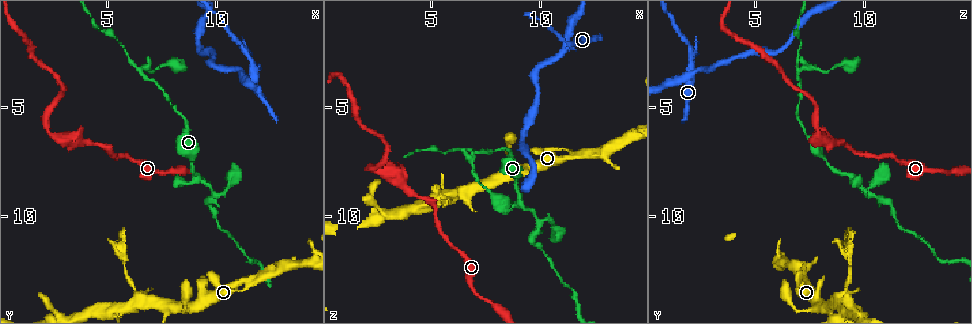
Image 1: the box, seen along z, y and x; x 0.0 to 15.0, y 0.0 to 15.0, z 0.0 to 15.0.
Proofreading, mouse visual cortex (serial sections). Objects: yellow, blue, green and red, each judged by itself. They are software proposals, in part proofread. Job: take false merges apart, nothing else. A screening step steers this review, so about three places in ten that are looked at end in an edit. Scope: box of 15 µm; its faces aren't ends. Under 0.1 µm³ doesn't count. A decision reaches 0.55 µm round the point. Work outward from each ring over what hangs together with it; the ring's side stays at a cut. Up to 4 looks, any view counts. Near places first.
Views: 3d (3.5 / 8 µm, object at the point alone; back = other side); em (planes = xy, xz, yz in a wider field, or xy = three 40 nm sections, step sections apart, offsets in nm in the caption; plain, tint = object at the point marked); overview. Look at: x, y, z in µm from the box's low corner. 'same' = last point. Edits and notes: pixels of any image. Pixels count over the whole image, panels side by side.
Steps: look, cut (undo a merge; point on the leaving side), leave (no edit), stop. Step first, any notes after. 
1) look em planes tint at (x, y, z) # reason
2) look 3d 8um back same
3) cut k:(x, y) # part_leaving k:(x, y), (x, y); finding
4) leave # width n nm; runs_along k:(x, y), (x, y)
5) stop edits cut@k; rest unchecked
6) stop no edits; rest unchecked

look 3d 8um at (5.8, 12.3, 9.3) # thin neck

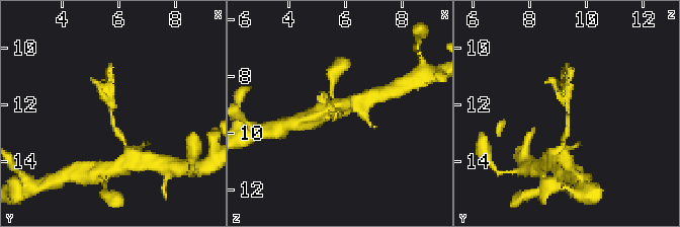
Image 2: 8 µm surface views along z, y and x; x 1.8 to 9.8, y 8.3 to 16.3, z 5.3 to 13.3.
look em xy step 5 tint at (5.7, 12.3, 9.4) # need the tissue

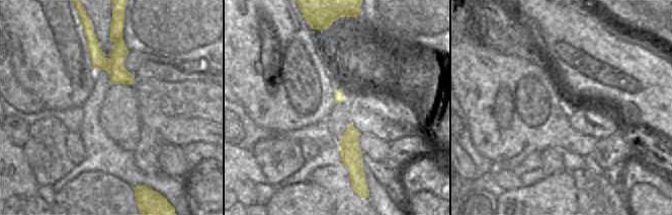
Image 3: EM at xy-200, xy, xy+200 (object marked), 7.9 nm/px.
leave # width 120 nm; runs_along 2:(123, 139), (100, 90); all the same cell

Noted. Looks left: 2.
look 3d 8um at (9.1, 8.2, 9.4) # a fork

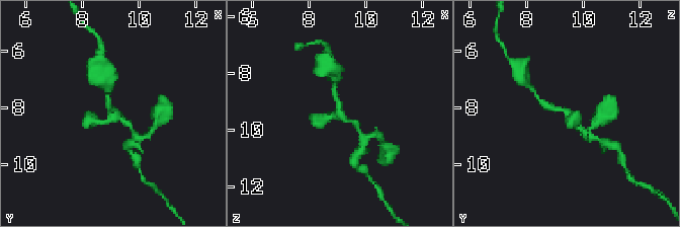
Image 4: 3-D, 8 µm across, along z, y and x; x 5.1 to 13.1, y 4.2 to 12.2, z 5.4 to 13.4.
look 3d 3.5um at (9.1, 8.1, 9.4)

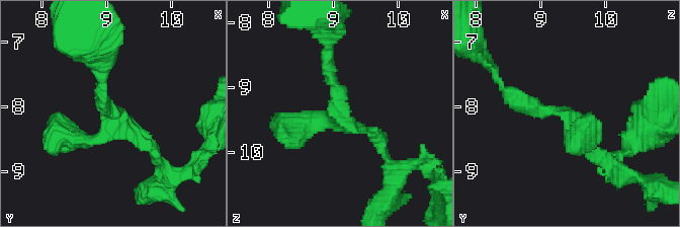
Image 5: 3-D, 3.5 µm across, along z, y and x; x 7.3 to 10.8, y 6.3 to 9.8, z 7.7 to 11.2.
leave # runs_along 5:(516, 96), (568, 112), (601, 159); one cell here

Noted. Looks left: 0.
stop no edits; rest unchecked

